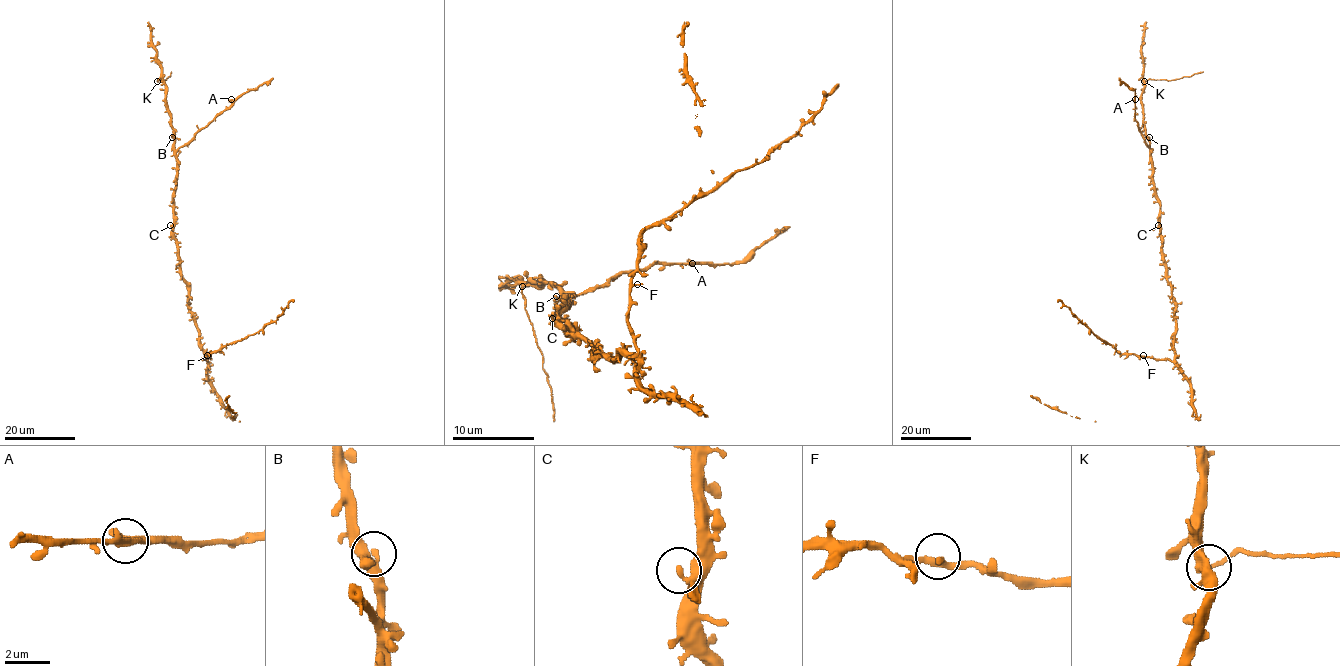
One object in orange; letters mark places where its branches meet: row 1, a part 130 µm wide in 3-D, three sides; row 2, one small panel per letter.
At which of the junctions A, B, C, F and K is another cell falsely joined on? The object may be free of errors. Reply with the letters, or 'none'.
K

